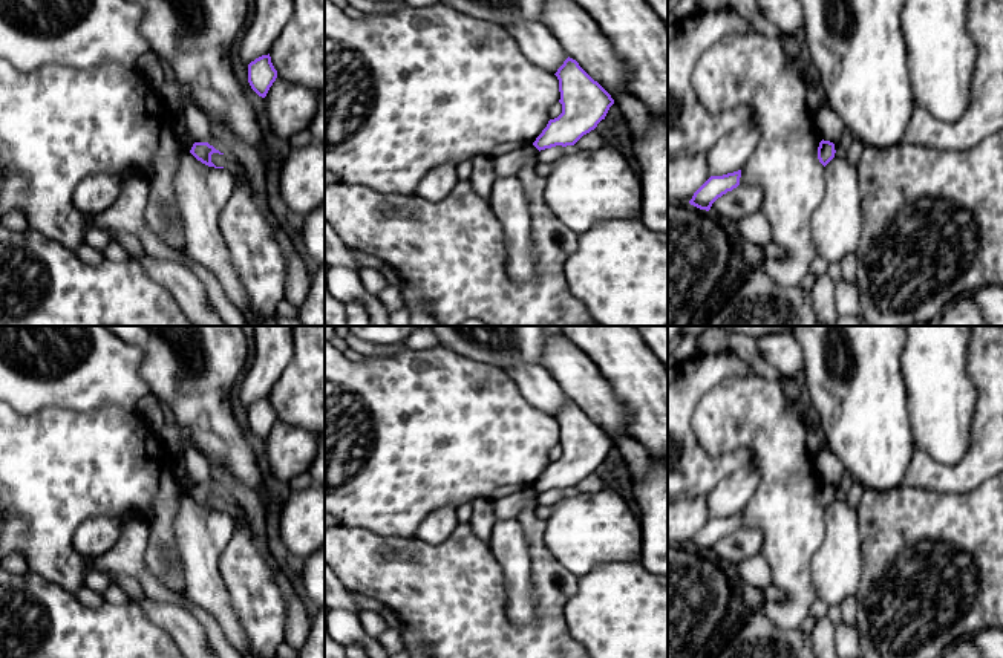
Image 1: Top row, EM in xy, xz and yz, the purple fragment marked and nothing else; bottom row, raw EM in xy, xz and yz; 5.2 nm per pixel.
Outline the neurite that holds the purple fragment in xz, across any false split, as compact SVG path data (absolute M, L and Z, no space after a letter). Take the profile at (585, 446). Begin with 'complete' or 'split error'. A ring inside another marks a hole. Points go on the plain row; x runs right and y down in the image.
complete; M570 399L554 418L559 422L562 456L550 462L533 485L539 494L556 488L574 488L605 462L614 447L611 438Z

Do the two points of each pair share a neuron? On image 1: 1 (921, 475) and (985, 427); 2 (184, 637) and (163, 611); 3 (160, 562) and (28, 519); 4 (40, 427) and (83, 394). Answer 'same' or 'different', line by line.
1: same
2: same
3: same
4: different

